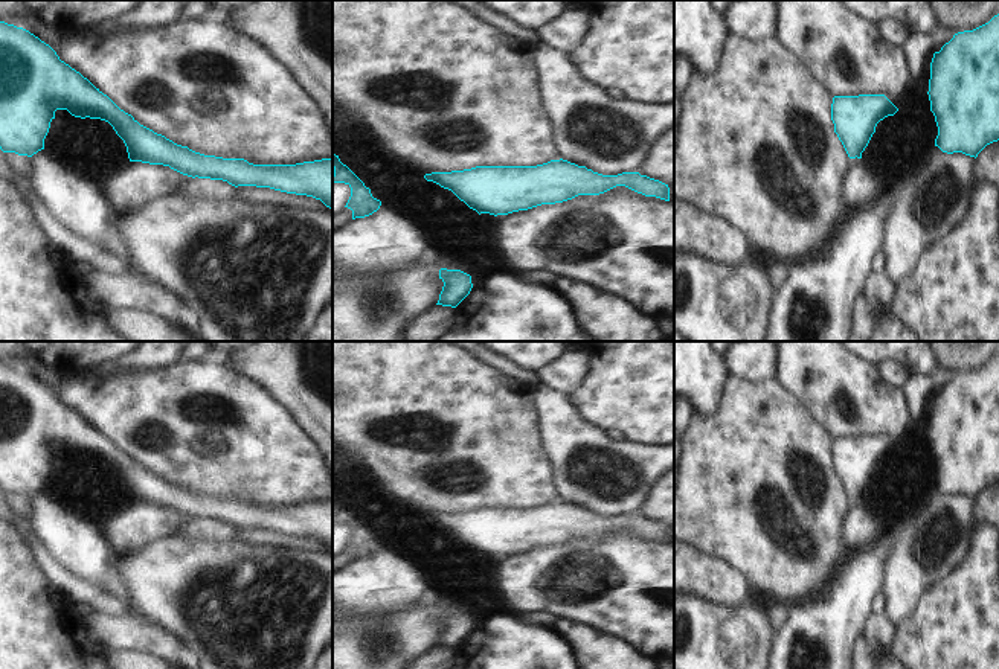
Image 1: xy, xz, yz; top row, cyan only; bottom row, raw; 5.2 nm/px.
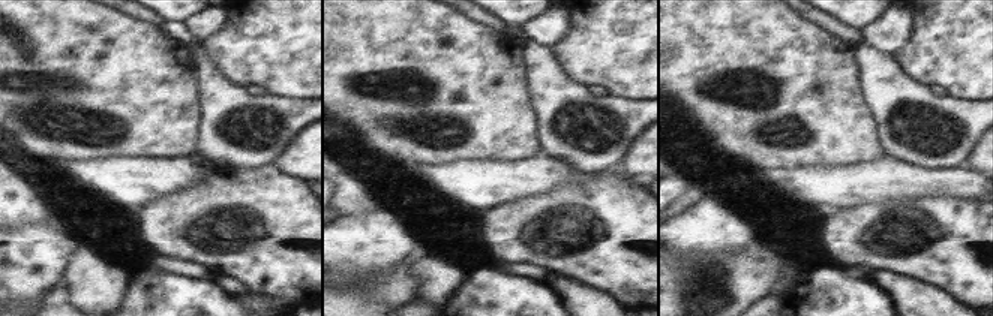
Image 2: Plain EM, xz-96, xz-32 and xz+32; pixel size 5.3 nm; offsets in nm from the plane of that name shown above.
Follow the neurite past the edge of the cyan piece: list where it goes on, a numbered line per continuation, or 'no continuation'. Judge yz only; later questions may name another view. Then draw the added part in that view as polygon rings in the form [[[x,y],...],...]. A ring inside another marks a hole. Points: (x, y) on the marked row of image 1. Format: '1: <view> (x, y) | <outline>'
1: yz (886, 147) | [[[888,116],[875,126],[865,152],[874,166],[880,166],[885,171],[903,171],[904,169],[904,125],[909,117],[906,116]]]

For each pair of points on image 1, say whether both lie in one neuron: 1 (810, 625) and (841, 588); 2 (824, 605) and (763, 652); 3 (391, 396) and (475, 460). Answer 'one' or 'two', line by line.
1: one
2: two
3: one

